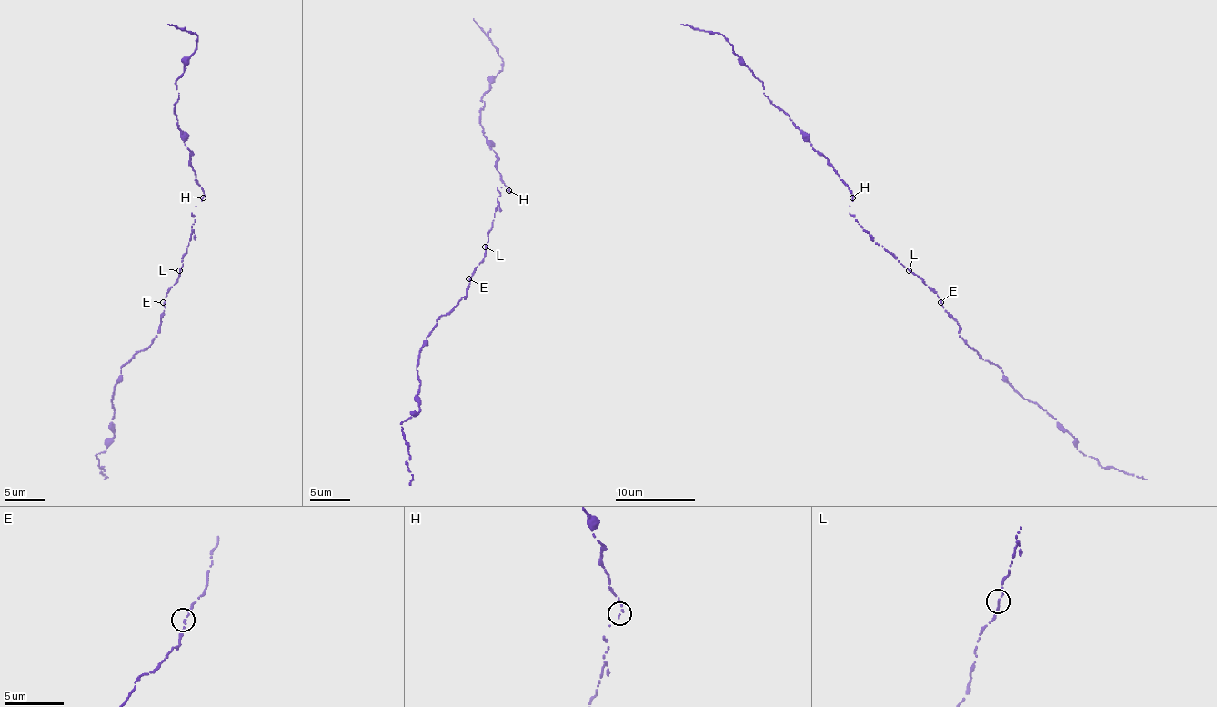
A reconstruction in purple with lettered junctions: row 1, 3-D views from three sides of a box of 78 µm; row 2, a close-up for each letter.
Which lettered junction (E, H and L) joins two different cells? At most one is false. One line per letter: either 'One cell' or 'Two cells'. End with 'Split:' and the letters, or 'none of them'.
E: One cell
H: One cell
L: One cell
Split: none of them

